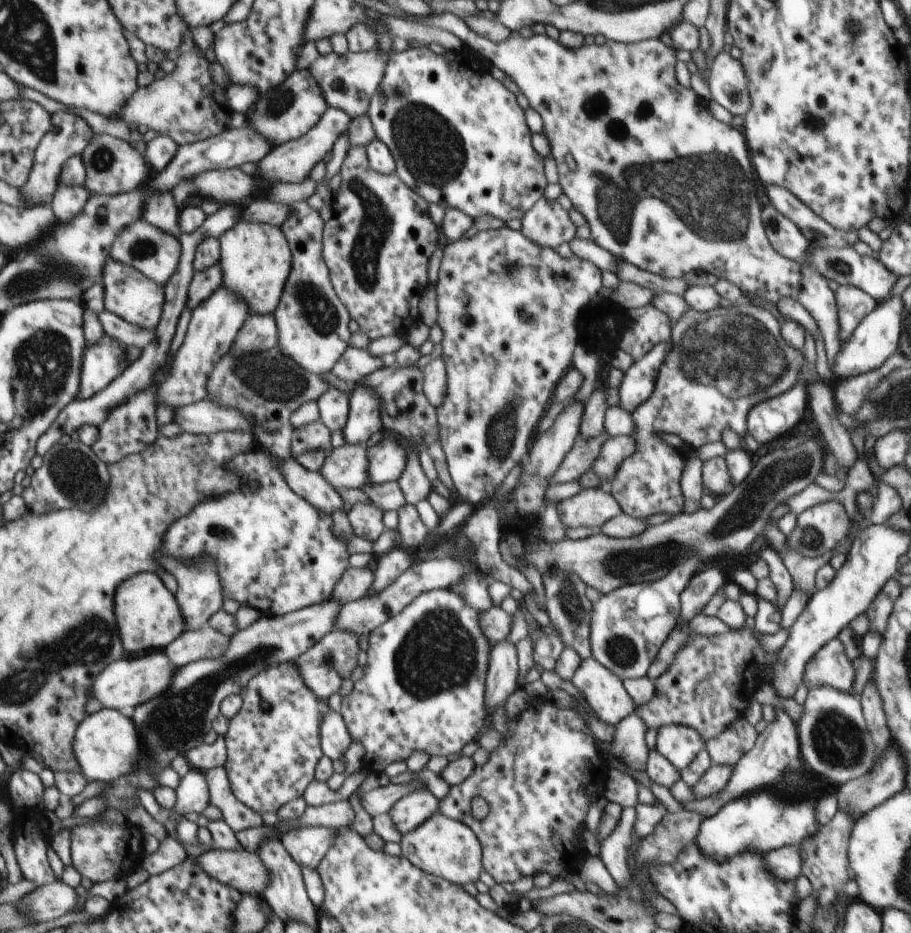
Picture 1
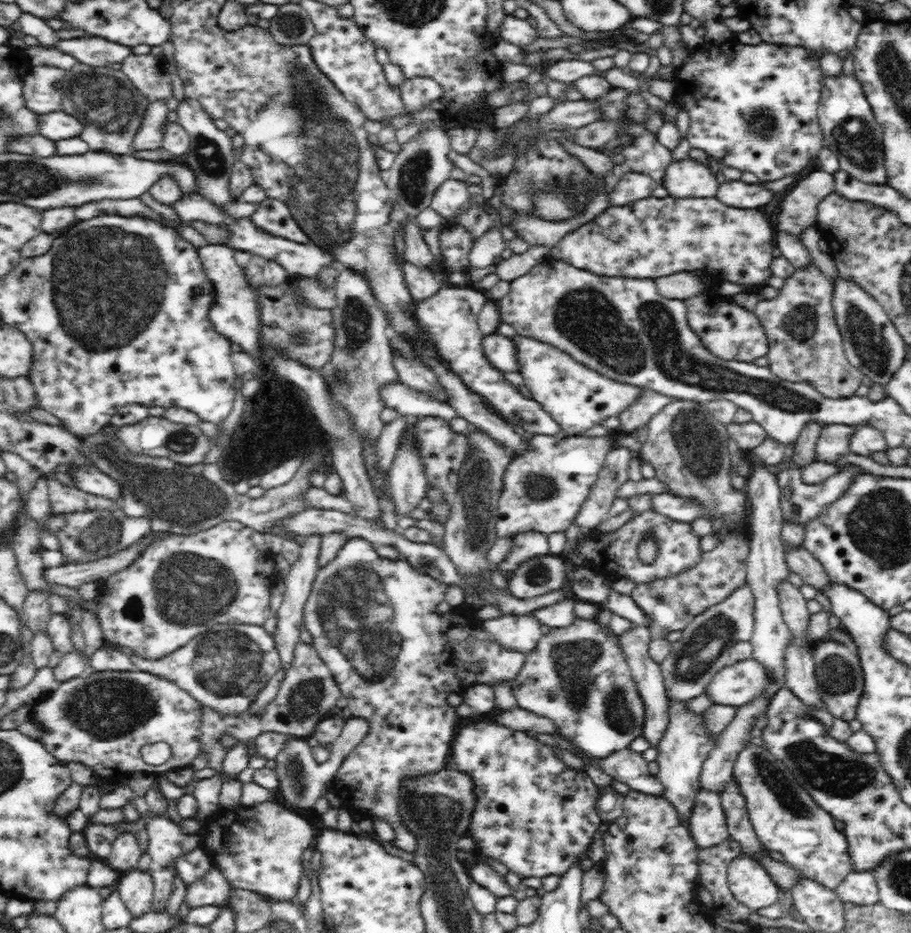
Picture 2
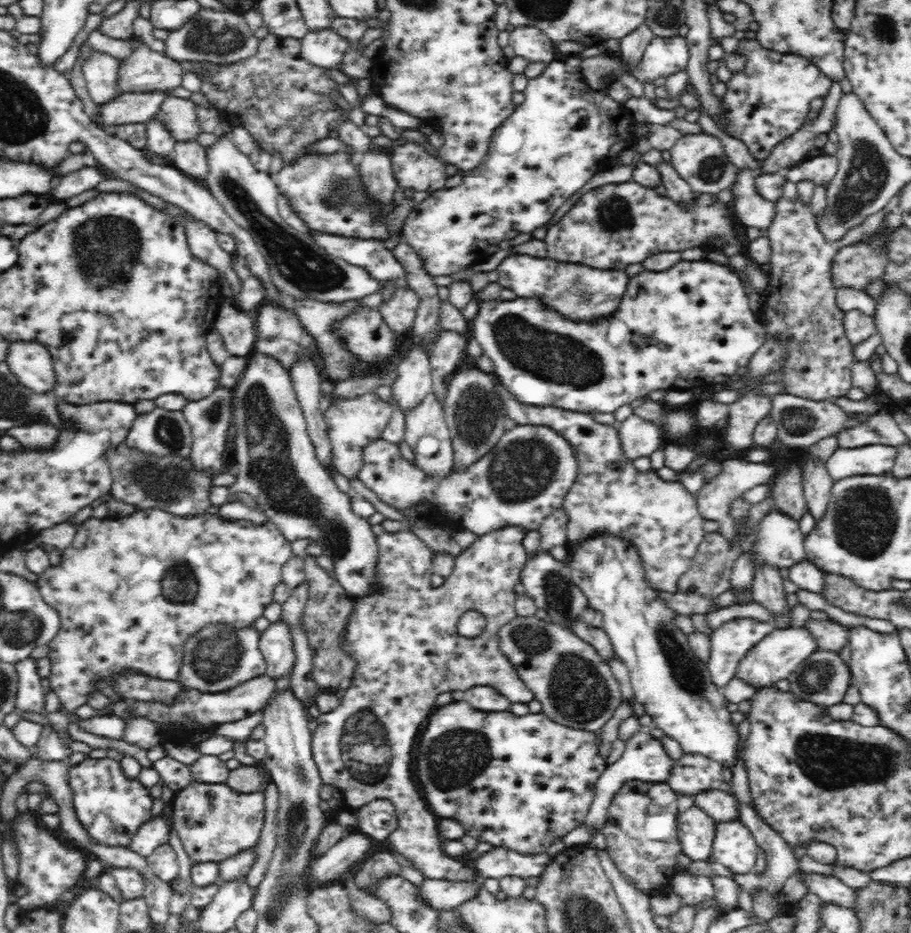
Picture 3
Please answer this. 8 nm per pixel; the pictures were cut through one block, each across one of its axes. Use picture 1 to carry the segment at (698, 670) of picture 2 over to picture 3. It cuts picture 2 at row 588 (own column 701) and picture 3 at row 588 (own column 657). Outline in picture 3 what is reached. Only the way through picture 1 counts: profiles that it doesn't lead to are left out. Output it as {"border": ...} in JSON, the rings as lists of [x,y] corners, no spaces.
{"border":[[[777,508],[770,510],[762,520],[758,527],[758,542],[755,550],[750,554],[742,554],[731,570],[731,587],[742,590],[744,593],[736,600],[736,604],[744,606],[744,604],[752,604],[752,580],[754,580],[754,571],[758,570],[760,565],[772,565],[777,570],[781,568],[789,569],[798,562],[808,560],[804,547],[804,535],[799,530],[798,520],[792,520],[789,516],[782,514]]]}

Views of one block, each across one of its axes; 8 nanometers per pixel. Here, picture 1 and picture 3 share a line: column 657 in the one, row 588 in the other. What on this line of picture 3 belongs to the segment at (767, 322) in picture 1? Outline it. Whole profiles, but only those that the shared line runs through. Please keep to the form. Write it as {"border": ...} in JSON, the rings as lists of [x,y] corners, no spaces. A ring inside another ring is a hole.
{"border":[[[518,526],[498,529],[479,536],[472,546],[466,547],[455,558],[454,572],[446,578],[444,584],[436,590],[414,590],[406,588],[406,610],[404,610],[404,558],[406,554],[420,554],[422,539],[410,530],[384,531],[377,536],[378,546],[378,590],[366,597],[358,597],[354,614],[349,619],[349,626],[344,636],[344,650],[356,659],[357,670],[352,676],[352,685],[342,696],[334,710],[321,713],[316,719],[316,731],[311,733],[311,753],[319,770],[323,784],[330,784],[344,793],[345,808],[357,810],[364,804],[376,799],[386,799],[394,805],[398,816],[398,831],[387,837],[388,844],[399,856],[412,862],[424,878],[453,880],[454,882],[477,882],[477,870],[460,862],[458,857],[450,857],[443,849],[443,839],[439,836],[436,814],[422,802],[421,790],[418,790],[410,772],[409,754],[413,747],[414,734],[422,726],[427,714],[434,708],[434,701],[442,693],[466,691],[474,686],[494,686],[512,703],[527,703],[534,700],[532,692],[518,682],[515,668],[509,664],[506,656],[499,650],[497,634],[504,624],[516,618],[516,584],[521,578],[530,554],[526,553],[522,539],[526,534]],[[469,611],[475,611],[486,619],[486,630],[474,638],[468,638],[457,632],[459,619]]]}

